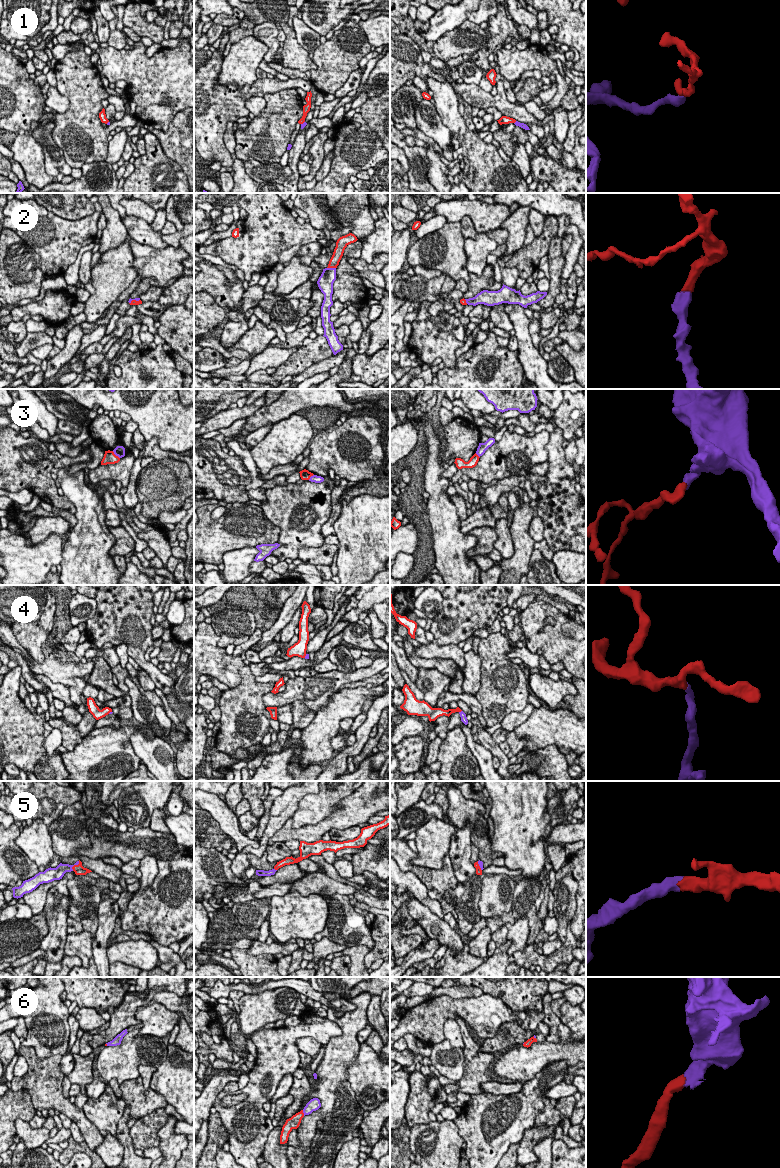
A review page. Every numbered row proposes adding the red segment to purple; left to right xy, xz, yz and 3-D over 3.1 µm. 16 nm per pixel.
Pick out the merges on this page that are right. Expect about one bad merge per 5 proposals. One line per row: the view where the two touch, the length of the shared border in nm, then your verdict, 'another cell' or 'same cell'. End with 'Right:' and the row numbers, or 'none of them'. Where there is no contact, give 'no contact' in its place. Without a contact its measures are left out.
1: contact in yz; length 60 nm; another cell
2: contact in xz; length 140 nm; same cell
3: contact in xy; length 170 nm; another cell
4: contact in yz; length 60 nm; same cell
5: contact in xy; length 200 nm; same cell
6: contact in xz; length 100 nm; same cell
Right: 2, 4, 5, 6

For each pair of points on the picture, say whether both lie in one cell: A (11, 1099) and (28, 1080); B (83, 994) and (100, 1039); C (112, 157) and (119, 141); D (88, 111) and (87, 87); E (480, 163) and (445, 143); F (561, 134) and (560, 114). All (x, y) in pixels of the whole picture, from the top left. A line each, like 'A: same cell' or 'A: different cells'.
A: different cells
B: different cells
C: same cell
D: same cell
E: different cells
F: same cell

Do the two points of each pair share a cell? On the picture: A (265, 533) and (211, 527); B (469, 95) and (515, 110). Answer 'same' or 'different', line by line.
A: same
B: same

